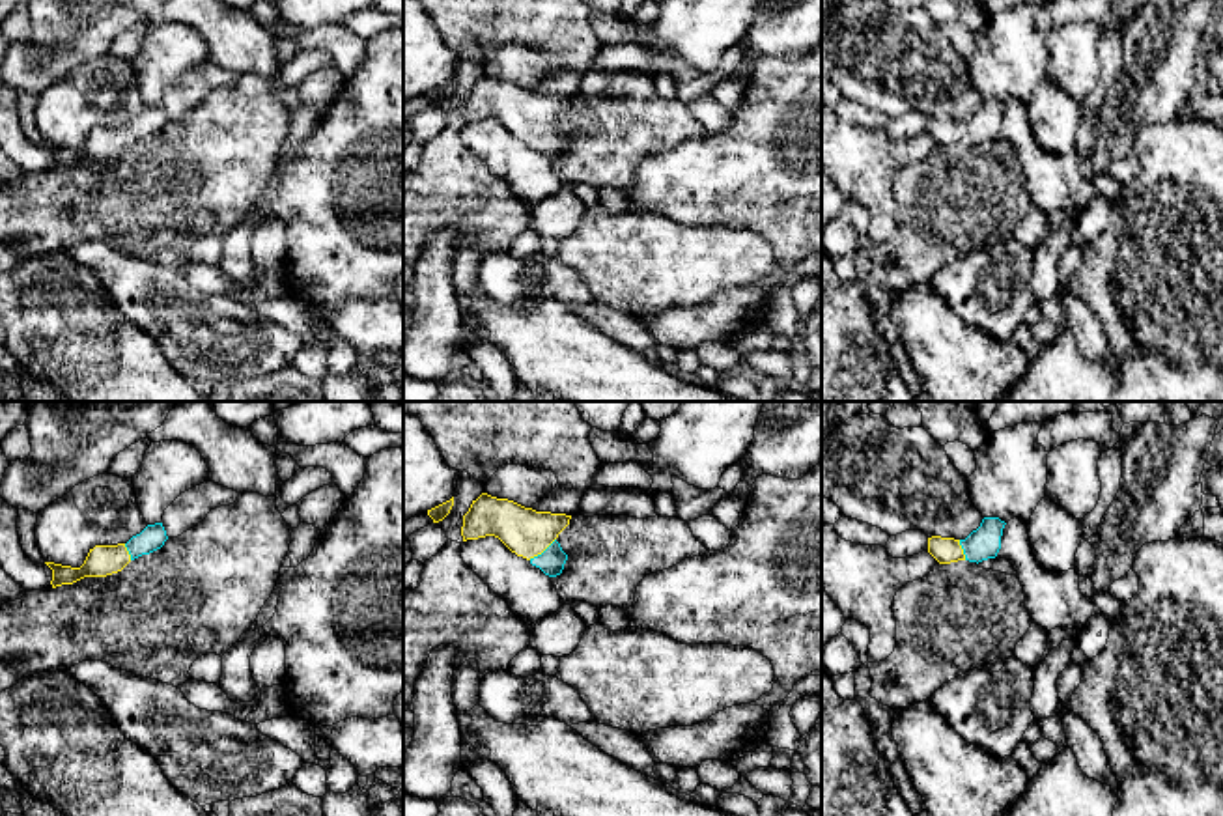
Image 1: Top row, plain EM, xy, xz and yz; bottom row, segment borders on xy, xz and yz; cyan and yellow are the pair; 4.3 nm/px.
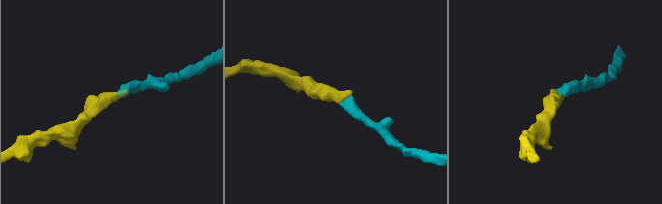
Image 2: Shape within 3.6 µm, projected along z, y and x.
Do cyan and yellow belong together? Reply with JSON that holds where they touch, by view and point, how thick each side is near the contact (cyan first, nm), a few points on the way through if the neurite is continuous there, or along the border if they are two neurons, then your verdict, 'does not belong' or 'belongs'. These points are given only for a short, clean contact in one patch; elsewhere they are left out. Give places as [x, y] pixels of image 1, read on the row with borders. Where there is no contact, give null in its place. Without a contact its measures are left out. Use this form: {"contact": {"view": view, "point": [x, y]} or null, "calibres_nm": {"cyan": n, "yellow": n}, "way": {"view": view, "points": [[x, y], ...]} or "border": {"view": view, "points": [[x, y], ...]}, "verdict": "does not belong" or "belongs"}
{"contact": {"view": "xz", "point": [544, 551]}, "calibres_nm": {"cyan": 110, "yellow": 200}, "way": {"view": "xz", "points": [[551, 561], [544, 551], [527, 533]]}, "verdict": "belongs"}

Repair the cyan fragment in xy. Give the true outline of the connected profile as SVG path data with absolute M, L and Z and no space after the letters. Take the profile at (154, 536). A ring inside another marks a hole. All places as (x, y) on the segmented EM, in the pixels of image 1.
M162 523L148 525L140 534L127 543L95 545L90 549L80 568L45 562L52 570L52 588L73 584L84 577L106 577L121 571L131 560L149 555L164 545L168 540Z

